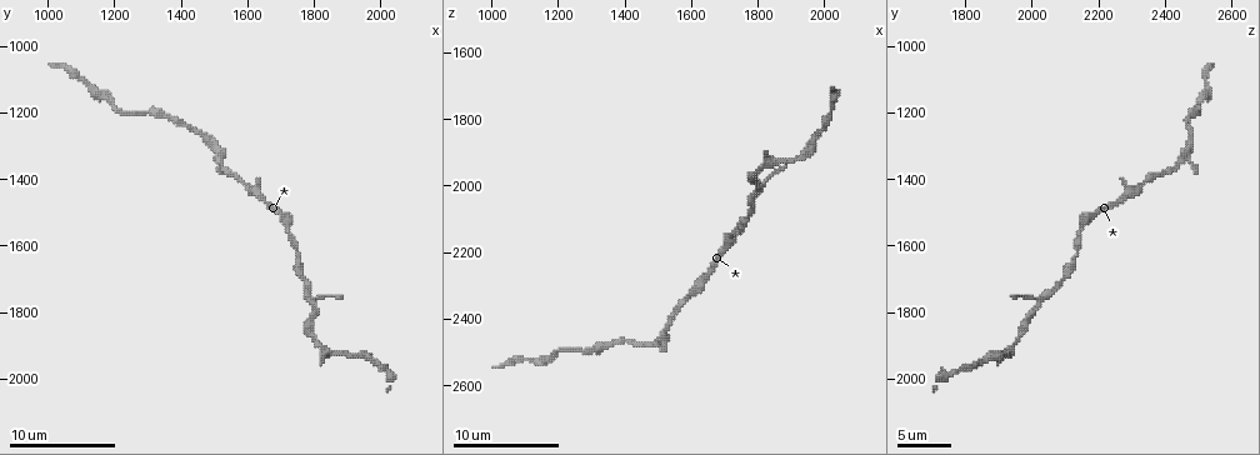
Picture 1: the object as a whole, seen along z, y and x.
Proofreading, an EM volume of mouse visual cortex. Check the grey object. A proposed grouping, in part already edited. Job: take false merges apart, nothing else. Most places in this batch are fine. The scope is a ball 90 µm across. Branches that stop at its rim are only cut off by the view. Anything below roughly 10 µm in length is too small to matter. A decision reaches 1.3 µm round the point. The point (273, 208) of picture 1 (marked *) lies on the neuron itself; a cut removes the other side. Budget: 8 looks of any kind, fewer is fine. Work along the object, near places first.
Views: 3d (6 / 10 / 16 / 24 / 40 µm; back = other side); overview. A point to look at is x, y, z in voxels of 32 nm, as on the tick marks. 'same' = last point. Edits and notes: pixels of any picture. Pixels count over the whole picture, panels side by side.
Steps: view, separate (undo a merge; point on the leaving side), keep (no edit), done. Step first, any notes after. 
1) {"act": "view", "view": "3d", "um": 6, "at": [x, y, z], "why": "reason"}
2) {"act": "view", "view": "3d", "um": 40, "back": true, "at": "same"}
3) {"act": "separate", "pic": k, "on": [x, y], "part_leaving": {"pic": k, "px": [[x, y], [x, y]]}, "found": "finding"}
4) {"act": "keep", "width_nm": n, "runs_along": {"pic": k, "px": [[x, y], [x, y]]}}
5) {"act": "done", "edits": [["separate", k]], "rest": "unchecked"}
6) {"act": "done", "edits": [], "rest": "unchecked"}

{"act": "view", "view": "3d", "um": 10, "at": [1800, 1880, 1960], "why": "a narrow waist"}

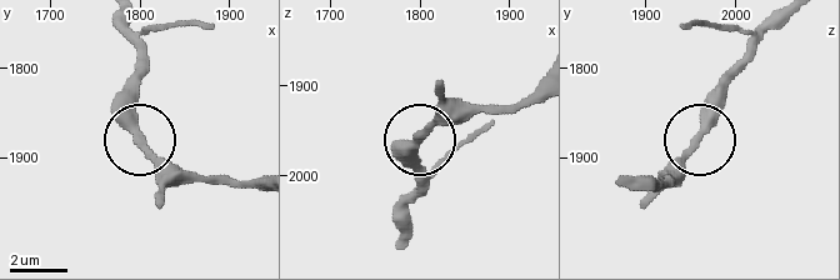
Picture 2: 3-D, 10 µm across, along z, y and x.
{"act": "view", "view": "3d", "um": 10, "back": true, "at": [1805, 1885, 1950]}

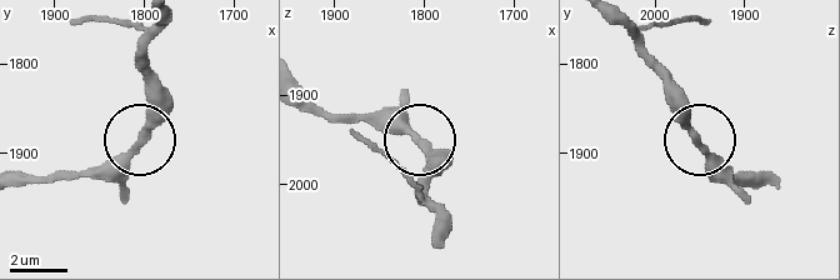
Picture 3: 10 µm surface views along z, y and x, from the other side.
{"act": "keep", "runs_along": {"pic": 3, "px": [[160, 25], [148, 48], [145, 133], [93, 174]]}, "found": "continuous, no second neuron"}

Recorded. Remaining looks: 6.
{"act": "view", "view": "3d", "um": 16, "at": [1610, 1430, 2310], "why": "sudden change in width"}

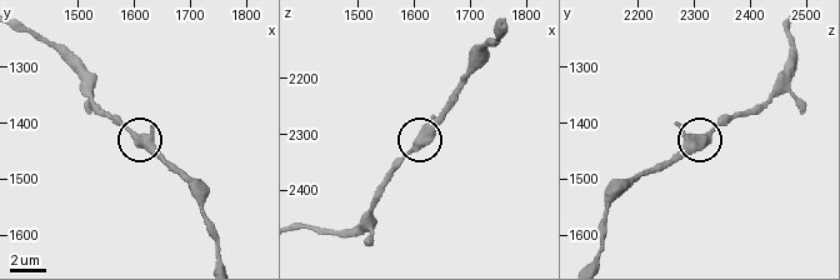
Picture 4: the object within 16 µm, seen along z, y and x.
{"act": "keep", "runs_along": {"pic": 4, "px": [[456, 89], [448, 114], [395, 166]]}, "found": "continuous, no second neuron"}

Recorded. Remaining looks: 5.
{"act": "view", "view": "3d", "um": 10, "at": [1530, 1330, 2440], "why": "two arms in line, one across"}

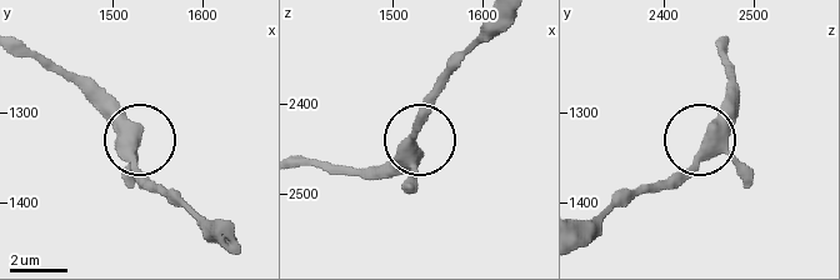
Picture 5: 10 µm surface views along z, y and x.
{"act": "view", "view": "3d", "um": 6, "at": [1525, 1335, 2445]}

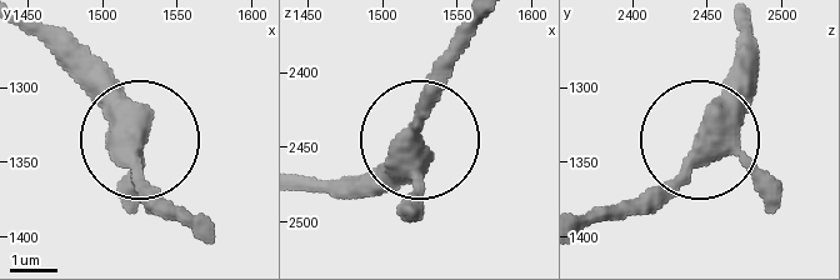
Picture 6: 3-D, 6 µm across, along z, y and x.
{"act": "keep", "runs_along": {"pic": 6, "px": [[210, 234], [150, 186], [126, 126], [59, 59]]}, "found": "continuous, no second neuron"}

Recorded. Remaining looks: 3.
{"act": "view", "view": "3d", "um": 10, "at": [1150, 1150, 2520], "why": "sudden change in width"}

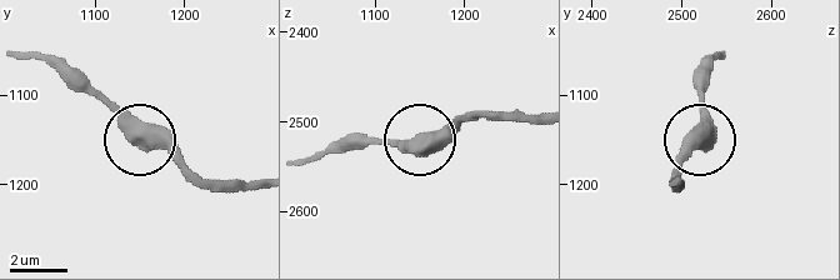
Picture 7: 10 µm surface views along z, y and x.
{"act": "keep", "runs_along": {"pic": 7, "px": [[533, 118], [460, 118], [410, 140], [363, 140]]}, "found": "continuous, no second neuron"}

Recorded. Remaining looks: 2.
{"act": "done", "edits": [], "rest": "unchecked"}

